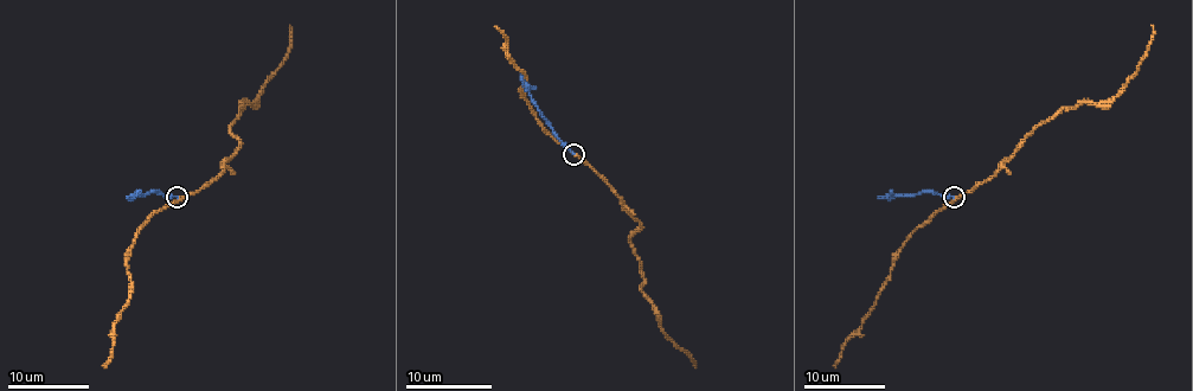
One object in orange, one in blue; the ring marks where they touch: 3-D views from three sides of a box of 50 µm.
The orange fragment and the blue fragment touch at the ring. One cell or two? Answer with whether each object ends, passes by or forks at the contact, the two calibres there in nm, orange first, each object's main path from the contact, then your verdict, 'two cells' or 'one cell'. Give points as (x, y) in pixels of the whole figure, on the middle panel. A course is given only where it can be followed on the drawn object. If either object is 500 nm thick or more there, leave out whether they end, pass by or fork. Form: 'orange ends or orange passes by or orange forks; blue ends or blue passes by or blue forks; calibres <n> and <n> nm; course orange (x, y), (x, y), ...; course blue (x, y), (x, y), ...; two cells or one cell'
orange passes by; blue ends; calibres 180 and 180 nm; course orange (575, 154), (639, 223), (630, 244), (641, 270), (641, 289), (656, 320), (693, 363); course blue (575, 154), (544, 117), (520, 74); two cells

